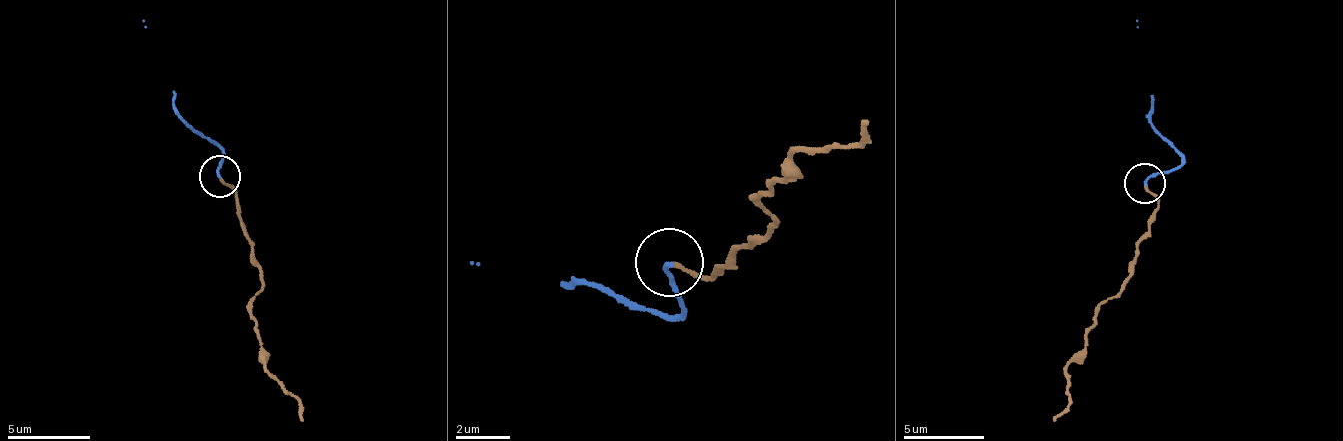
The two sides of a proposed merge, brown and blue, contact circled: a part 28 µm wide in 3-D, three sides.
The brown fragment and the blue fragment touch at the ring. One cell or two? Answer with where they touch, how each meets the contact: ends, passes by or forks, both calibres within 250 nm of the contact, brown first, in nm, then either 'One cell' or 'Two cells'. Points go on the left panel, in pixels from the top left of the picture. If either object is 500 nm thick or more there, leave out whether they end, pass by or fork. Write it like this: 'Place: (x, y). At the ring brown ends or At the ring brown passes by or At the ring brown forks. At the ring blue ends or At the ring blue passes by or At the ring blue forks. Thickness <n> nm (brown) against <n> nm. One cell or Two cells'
Place: (219, 176). At the ring brown ends. At the ring blue ends. Thickness 140 nm (brown) against 140 nm. One cell

